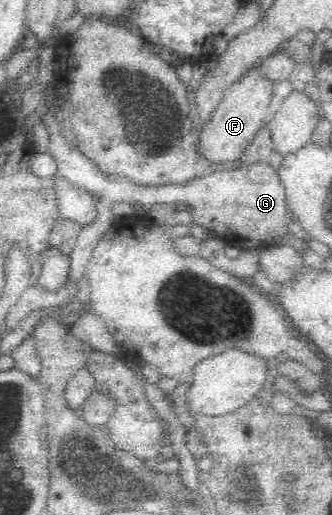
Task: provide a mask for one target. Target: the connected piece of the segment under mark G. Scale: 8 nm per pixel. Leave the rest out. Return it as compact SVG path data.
M50 103L48 113L41 119L50 133L48 153L58 160L58 172L65 181L74 187L82 188L92 194L98 201L99 217L82 228L76 245L71 251L73 259L72 275L69 281L78 281L82 277L104 235L114 222L112 205L130 203L142 207L166 207L177 210L184 209L190 215L191 223L206 229L227 245L235 246L243 251L260 253L272 247L284 247L296 243L292 227L300 225L298 214L290 207L288 186L280 177L278 169L270 161L248 162L246 167L236 169L220 169L203 175L196 175L190 181L166 183L166 185L144 185L116 174L107 174L98 168L92 160L84 157L79 151L72 149L61 137L55 121L55 104Z

